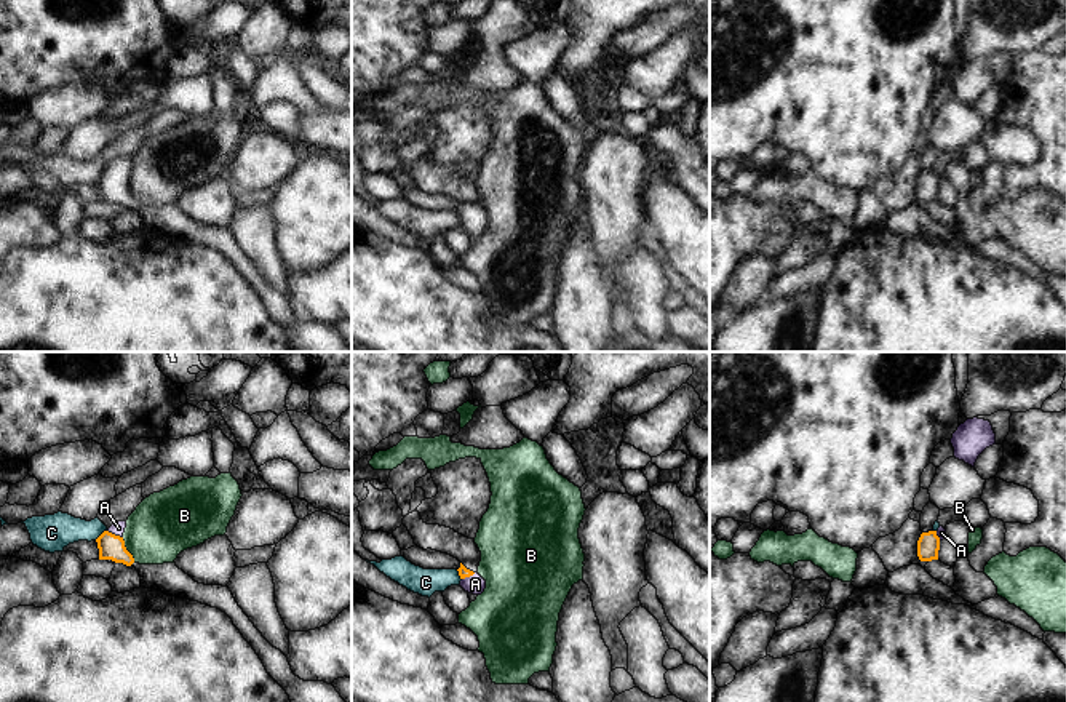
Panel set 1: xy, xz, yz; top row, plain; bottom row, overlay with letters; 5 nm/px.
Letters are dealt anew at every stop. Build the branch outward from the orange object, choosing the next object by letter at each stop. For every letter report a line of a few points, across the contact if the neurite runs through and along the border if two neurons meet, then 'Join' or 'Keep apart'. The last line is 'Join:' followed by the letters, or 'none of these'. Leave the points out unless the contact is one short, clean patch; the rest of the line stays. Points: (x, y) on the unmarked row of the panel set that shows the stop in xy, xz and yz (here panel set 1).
A: Line: xy (112, 189), (114, 176), (119, 170). Join
B: Line: xy (122, 179), (135, 203). Keep apart
C: Line: xy (106, 171), (95, 181). Keep apart
Join: A

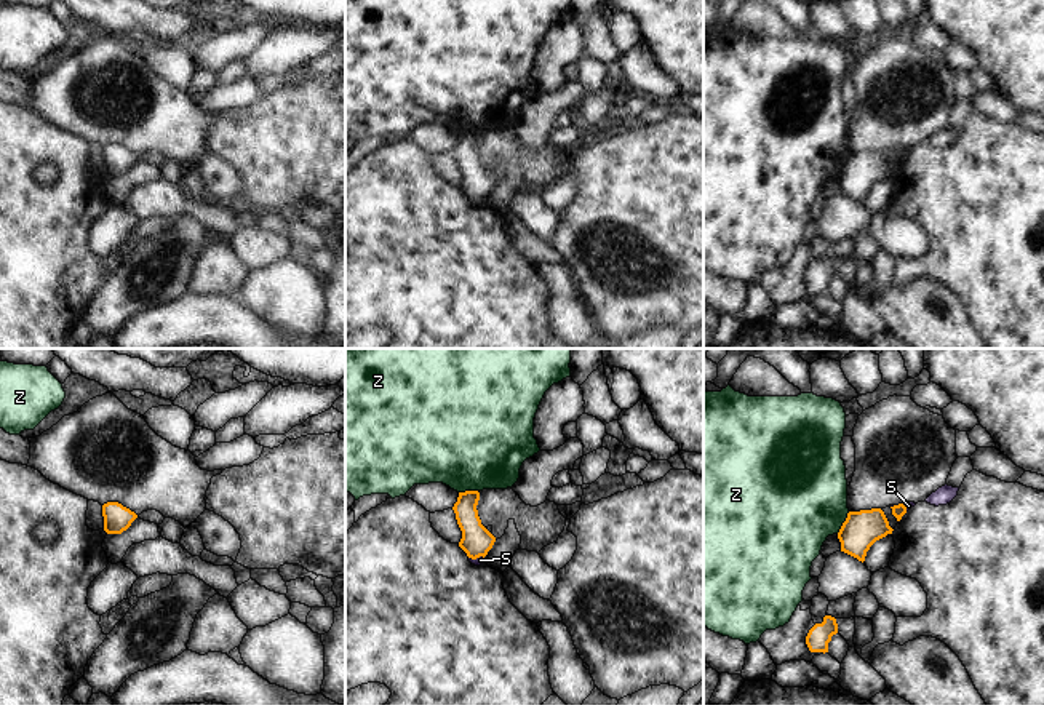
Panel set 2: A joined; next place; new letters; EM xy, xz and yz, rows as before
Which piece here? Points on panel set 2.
S: Line: xz (477, 183), (477, 199), (480, 202). Join
Z: Line: yz (849, 154), (836, 175). Keep apart
Join: S

